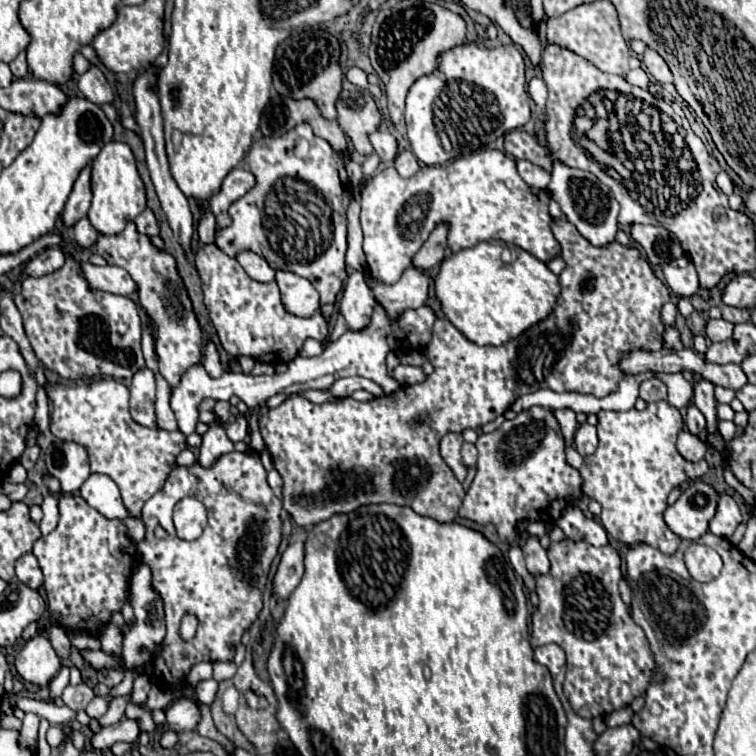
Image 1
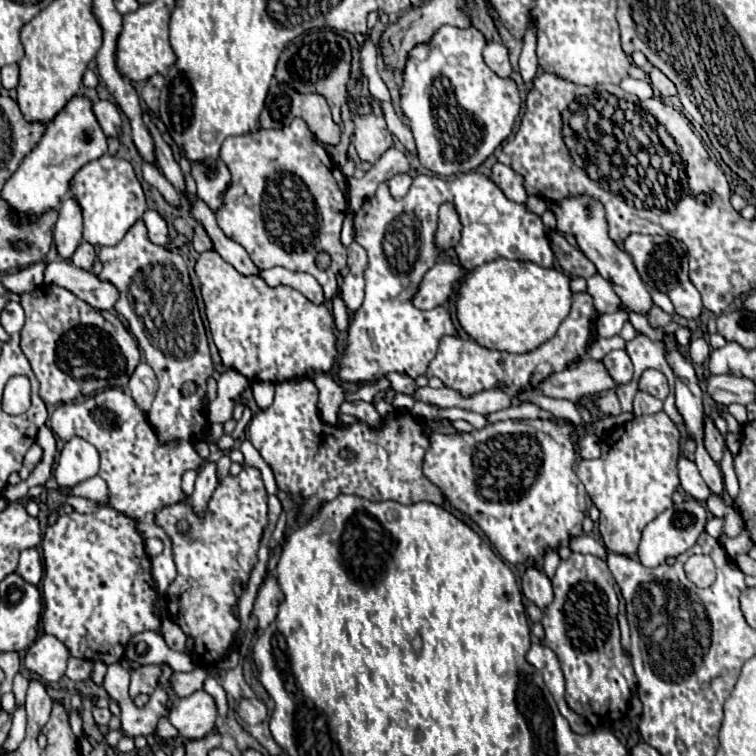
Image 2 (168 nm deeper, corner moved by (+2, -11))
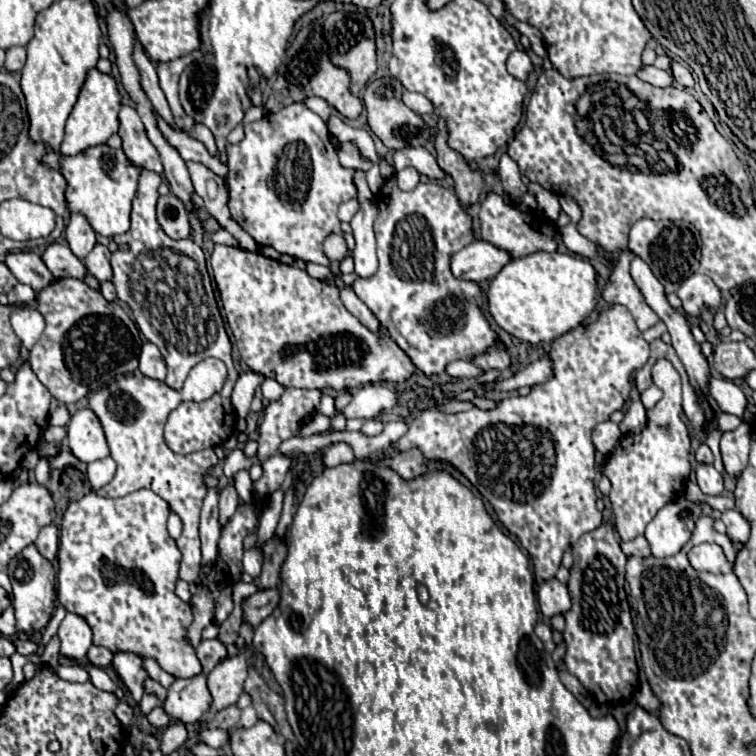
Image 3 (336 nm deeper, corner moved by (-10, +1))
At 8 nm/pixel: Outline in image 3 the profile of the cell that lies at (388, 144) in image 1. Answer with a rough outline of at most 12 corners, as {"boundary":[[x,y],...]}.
{"boundary":[[422,146],[394,152],[392,166],[416,168],[428,178],[444,178],[436,158]]}

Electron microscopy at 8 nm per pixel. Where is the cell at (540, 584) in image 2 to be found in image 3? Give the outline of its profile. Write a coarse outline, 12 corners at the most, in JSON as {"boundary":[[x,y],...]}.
{"boundary":[[550,578],[538,586],[544,618],[570,608],[566,584]]}

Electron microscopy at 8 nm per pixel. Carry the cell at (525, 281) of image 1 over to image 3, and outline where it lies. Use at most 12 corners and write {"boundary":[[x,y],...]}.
{"boundary":[[560,252],[490,280],[496,324],[550,344],[594,312],[592,264]]}

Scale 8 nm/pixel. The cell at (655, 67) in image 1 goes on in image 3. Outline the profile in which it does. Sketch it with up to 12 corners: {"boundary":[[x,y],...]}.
{"boundary":[[672,62],[672,76],[678,84],[692,88],[692,72],[680,62]]}

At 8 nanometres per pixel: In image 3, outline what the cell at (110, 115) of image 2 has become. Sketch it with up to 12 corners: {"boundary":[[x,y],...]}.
{"boundary":[[132,106],[118,112],[124,154],[164,174],[160,156]]}

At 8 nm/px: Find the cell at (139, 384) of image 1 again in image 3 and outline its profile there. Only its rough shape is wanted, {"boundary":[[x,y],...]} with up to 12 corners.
{"boundary":[[146,342],[140,354],[140,372],[160,382],[166,364],[160,350]]}

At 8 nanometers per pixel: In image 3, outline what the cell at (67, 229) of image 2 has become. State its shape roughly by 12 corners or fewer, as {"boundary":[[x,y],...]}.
{"boundary":[[82,214],[66,226],[70,250],[84,260],[96,244],[96,232]]}

